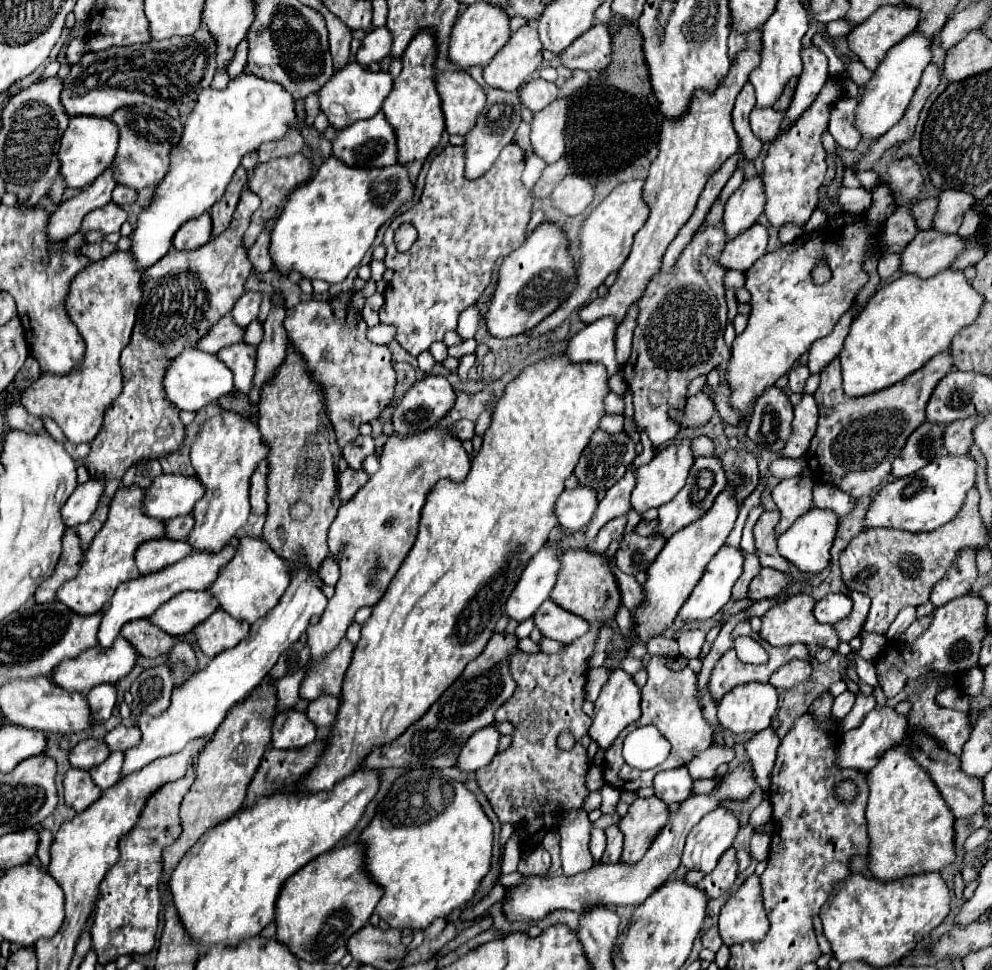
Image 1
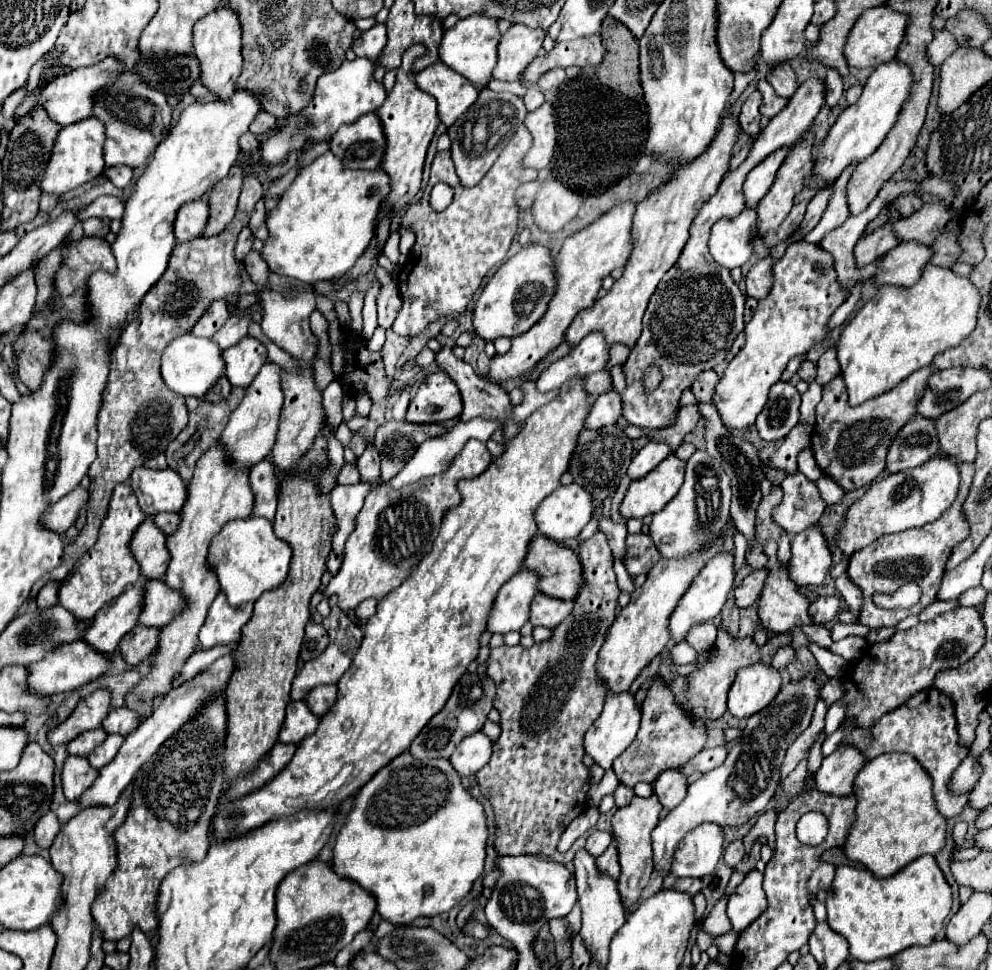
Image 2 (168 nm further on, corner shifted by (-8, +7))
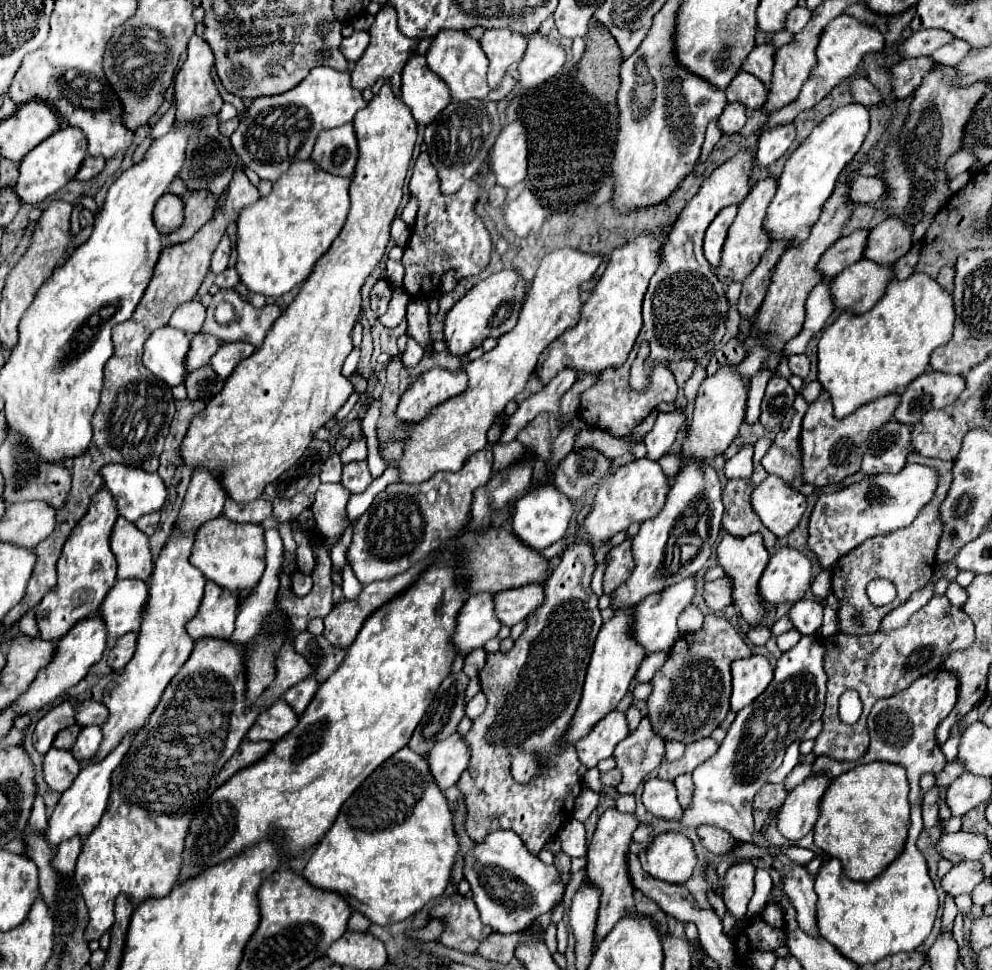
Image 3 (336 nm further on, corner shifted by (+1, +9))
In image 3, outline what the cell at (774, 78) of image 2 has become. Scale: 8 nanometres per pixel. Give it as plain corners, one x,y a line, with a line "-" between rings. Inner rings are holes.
757,45
749,53
747,61
743,63
743,71
755,75
759,81
769,85
771,79
773,79
773,63
775,63
773,55
775,55
775,47
771,47
771,45

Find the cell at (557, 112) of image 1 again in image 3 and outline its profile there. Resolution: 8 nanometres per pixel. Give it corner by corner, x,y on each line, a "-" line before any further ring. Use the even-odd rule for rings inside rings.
521,119
507,123
491,149
491,169
497,175
497,185
511,189
527,177
527,127

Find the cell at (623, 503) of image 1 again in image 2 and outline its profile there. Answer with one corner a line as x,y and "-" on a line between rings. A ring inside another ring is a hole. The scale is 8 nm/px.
650,441
646,447
642,447
636,457
632,459
628,473
632,479
638,479
642,475
646,475
648,471
652,471
660,461
664,461
668,455
672,453
672,449
668,447
666,441

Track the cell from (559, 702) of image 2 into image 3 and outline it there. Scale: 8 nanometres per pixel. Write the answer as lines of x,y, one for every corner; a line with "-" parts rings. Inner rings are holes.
573,543
561,555
559,567
553,569
545,587
543,605
527,619
525,633
515,641
511,651
489,653
485,665
479,671
481,691
487,697
485,713
473,721
471,731
465,735
471,745
471,763
457,781
459,791
467,799
467,833
475,843
497,829
515,831
531,853
539,853
559,829
573,817
573,803
581,793
581,777
577,775
579,759
573,745
565,745
565,733
573,721
573,713
581,701
585,671
593,651
595,637
601,629
599,597
591,589
591,577
595,573
593,547
587,543
-
517,753
535,753
541,759
541,771
529,783
521,785
511,775
511,761

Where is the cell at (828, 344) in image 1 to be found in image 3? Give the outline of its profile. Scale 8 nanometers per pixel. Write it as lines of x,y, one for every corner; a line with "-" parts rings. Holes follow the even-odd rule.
817,379
805,383
805,387
803,387
803,391
801,391
801,395
807,399
807,403
815,401
815,399
819,397
819,393
821,393
821,383
819,383

